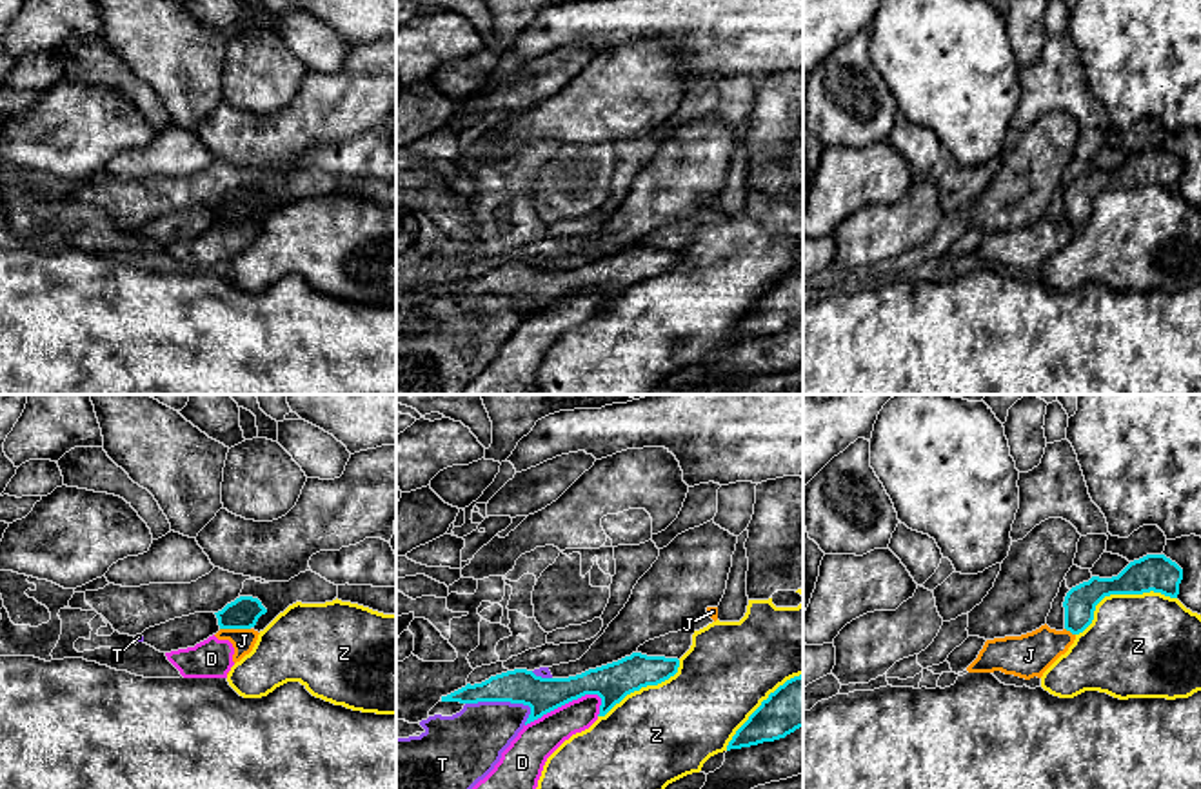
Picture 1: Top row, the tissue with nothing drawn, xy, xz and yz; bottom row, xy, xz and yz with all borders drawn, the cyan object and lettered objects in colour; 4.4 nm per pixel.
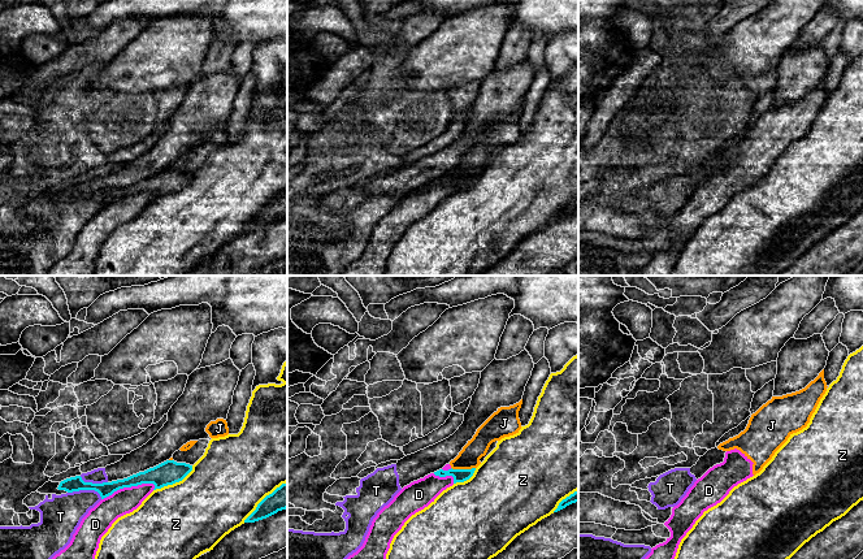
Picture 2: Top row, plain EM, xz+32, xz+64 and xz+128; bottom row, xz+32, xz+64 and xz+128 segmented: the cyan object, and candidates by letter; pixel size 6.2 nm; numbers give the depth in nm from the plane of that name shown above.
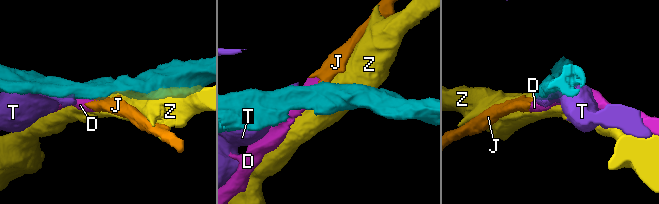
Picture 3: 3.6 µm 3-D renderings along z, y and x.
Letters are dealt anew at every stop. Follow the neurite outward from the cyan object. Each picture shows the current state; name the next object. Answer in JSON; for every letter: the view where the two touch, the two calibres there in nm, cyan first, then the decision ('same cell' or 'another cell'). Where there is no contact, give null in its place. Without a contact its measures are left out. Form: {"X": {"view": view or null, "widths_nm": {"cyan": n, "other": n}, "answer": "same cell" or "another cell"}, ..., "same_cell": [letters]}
{"D": {"view": "xz", "widths_nm": {"cyan": 170, "other": 170}, "answer": "another cell"}, "J": {"view": "xy", "widths_nm": {"cyan": 140, "other": 100}, "answer": "another cell"}, "T": {"view": "xz", "widths_nm": {"cyan": 160, "other": 300}, "answer": "another cell"}, "Z": {"view": "yz", "widths_nm": {"cyan": 160, "other": 460}, "answer": "another cell"}, "same_cell": []}

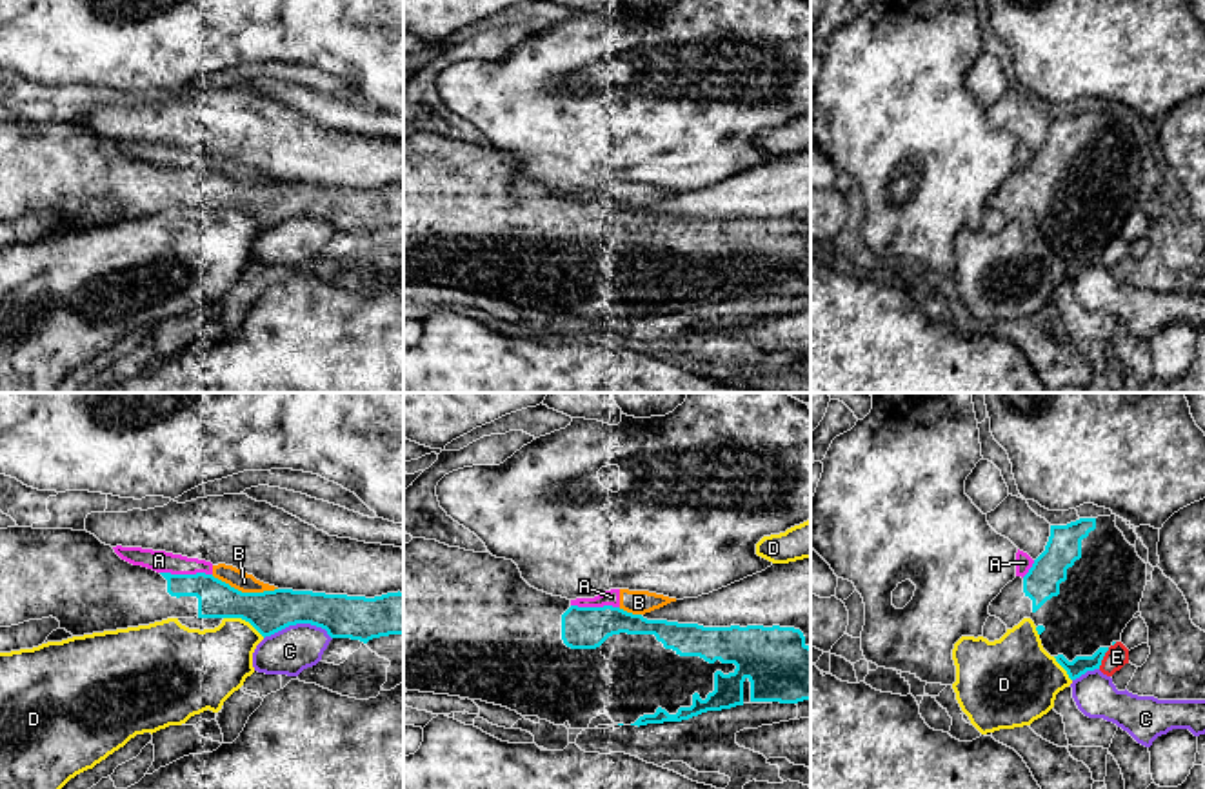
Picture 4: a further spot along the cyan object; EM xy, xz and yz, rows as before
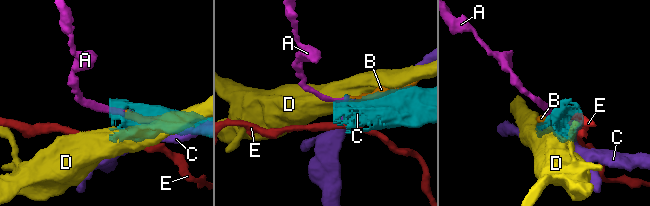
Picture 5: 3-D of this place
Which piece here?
{"A": {"view": "xy", "widths_nm": {"cyan": 160, "other": 100}, "answer": "another cell"}, "B": {"view": "xy", "widths_nm": {"cyan": 190, "other": 90}, "answer": "another cell"}, "C": {"view": "xy", "widths_nm": {"cyan": 190, "other": 200}, "answer": "another cell"}, "D": {"view": "xy", "widths_nm": {"cyan": 190, "other": 320}, "answer": "another cell"}, "E": {"view": "yz", "widths_nm": {"cyan": 80, "other": 100}, "answer": "another cell"}, "same_cell": []}

